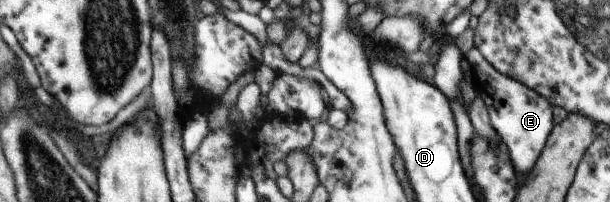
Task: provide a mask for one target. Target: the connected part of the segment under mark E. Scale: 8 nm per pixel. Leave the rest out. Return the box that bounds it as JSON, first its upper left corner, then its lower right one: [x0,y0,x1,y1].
[460,47,552,178]

